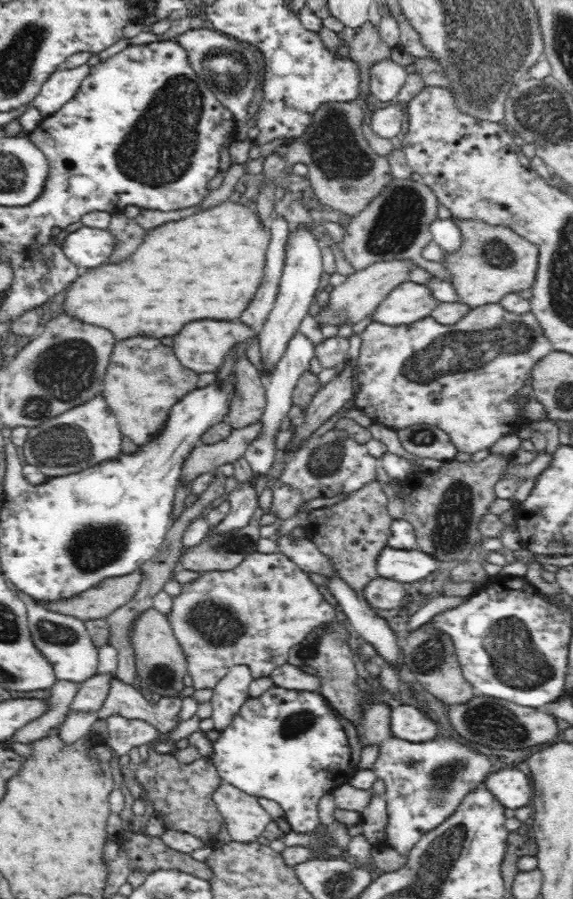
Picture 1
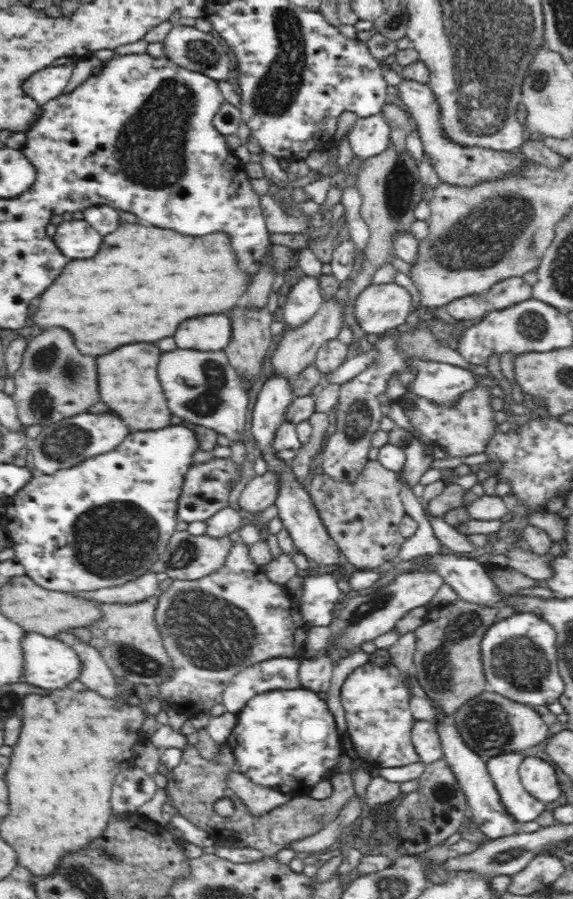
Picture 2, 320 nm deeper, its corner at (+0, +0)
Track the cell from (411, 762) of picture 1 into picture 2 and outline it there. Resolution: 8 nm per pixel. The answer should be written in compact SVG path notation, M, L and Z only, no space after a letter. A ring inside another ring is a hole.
M368 662L354 669L343 682L340 700L344 710L342 718L347 724L348 737L355 751L372 767L404 767L420 761L411 739L414 718L410 711L411 694L405 680L394 664L379 666Z

